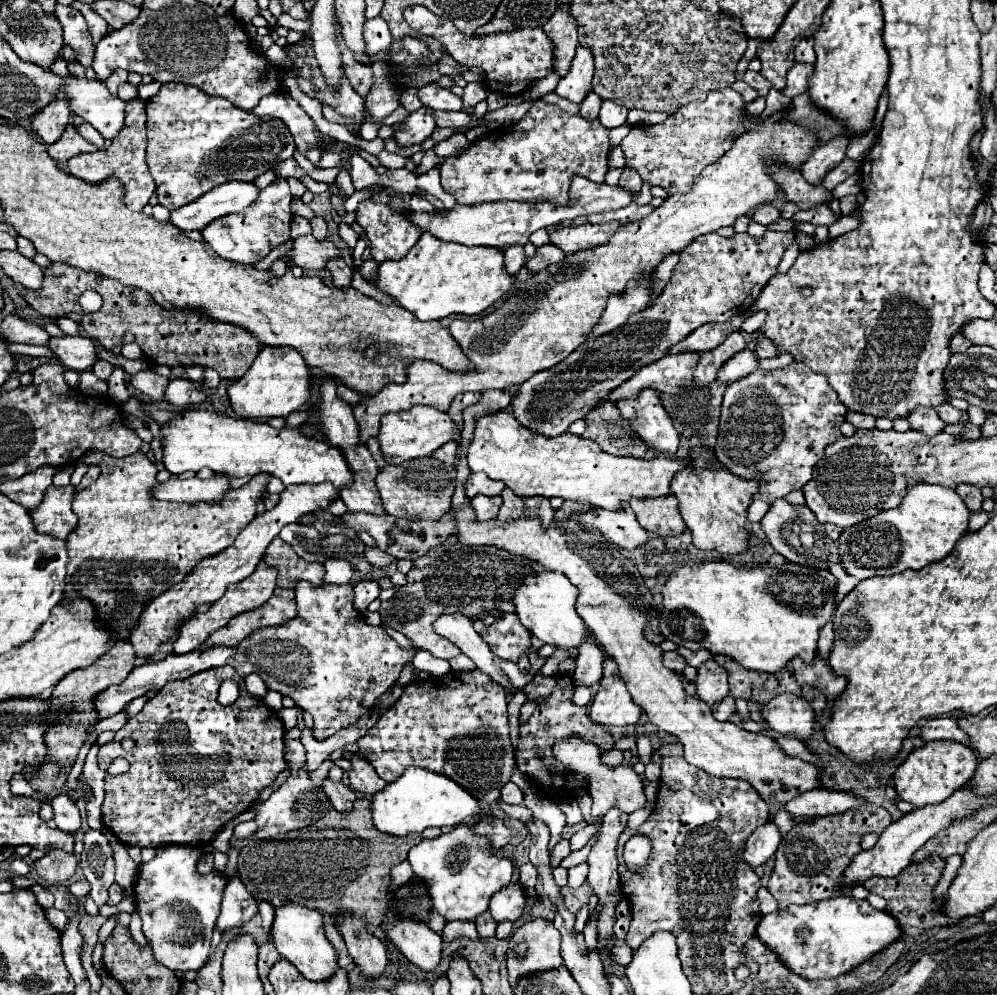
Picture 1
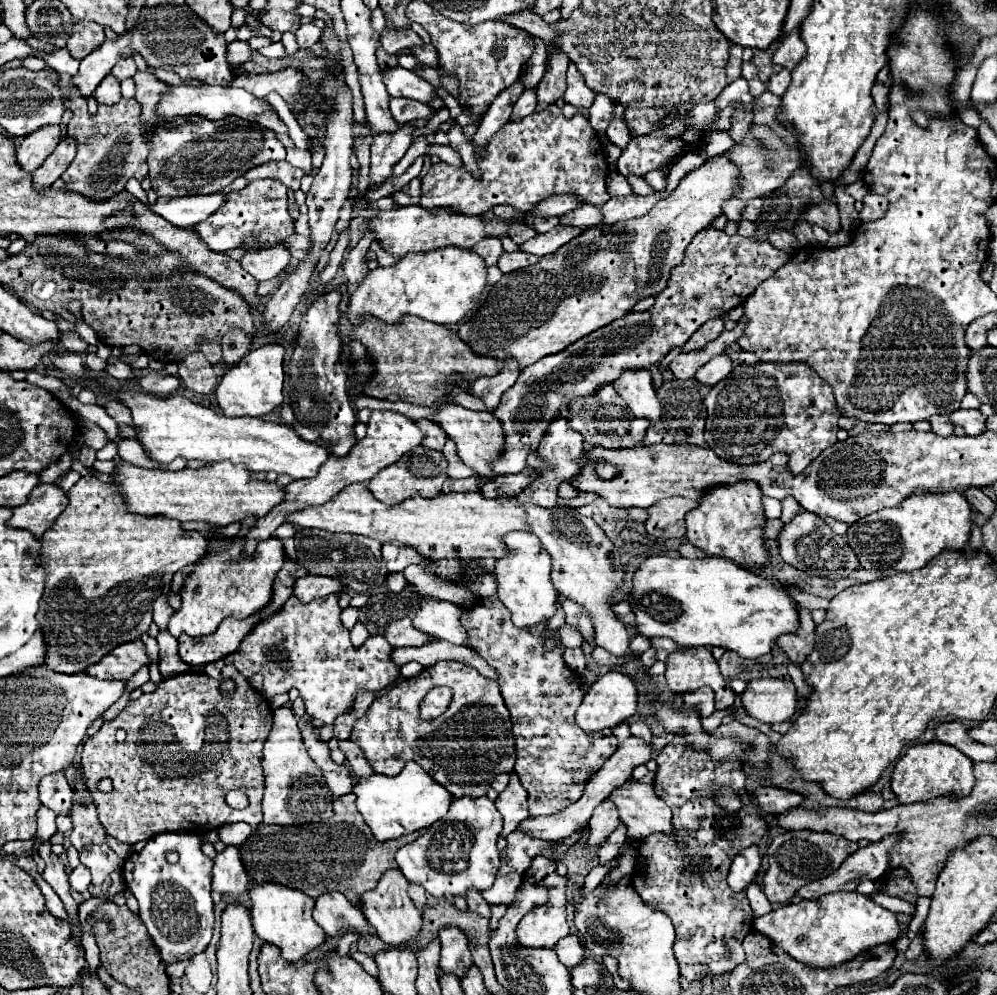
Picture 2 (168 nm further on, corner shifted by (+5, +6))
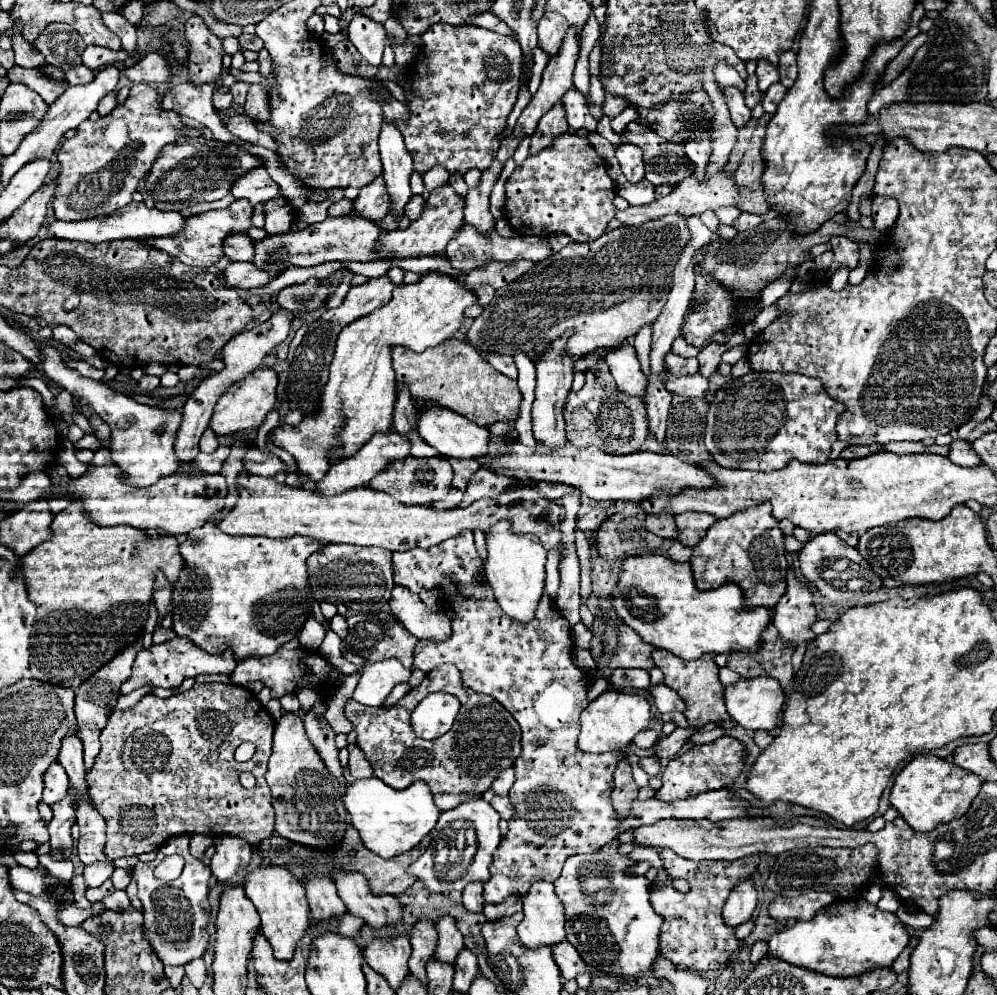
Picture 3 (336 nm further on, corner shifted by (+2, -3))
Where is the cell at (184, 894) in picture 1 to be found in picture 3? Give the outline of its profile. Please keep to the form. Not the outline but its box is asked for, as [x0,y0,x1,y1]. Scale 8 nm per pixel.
[133,835,211,965]

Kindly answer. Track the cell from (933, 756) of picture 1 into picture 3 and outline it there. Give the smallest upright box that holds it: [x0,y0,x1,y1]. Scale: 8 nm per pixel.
[891,753,981,831]

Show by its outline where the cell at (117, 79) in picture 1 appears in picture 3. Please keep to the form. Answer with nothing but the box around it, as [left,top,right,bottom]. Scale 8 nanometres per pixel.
[123,53,169,83]

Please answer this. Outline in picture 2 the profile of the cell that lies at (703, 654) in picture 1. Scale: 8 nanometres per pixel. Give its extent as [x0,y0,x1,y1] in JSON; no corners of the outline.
[650,638,680,662]

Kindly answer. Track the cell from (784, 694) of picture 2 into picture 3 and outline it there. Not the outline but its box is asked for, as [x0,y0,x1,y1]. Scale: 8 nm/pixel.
[725,677,785,731]

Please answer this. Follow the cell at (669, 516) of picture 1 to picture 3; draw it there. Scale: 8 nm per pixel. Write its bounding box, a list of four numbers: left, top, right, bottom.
[675,513,717,547]

